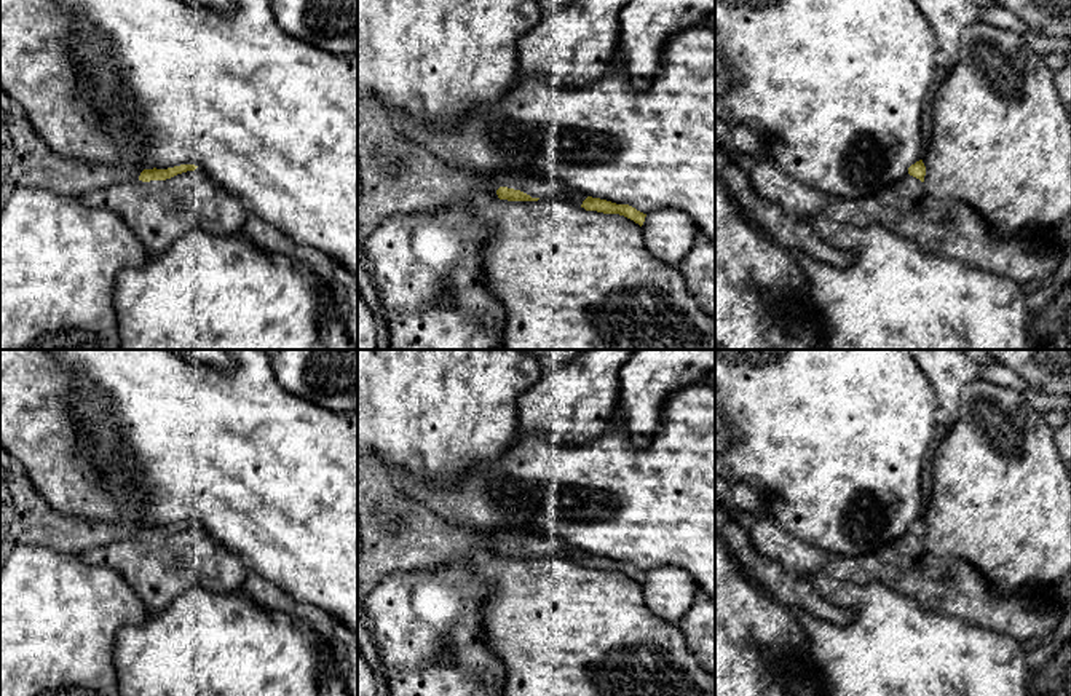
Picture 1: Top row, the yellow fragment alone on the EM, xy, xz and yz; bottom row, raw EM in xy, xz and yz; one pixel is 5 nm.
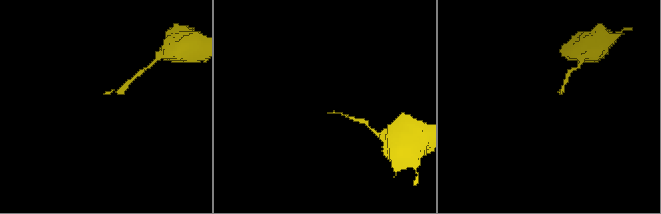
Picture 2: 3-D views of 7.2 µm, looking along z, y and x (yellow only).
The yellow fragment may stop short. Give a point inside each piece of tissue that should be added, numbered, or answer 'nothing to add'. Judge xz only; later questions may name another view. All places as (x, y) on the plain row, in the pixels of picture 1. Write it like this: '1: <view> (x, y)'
1: xz (426, 624)

